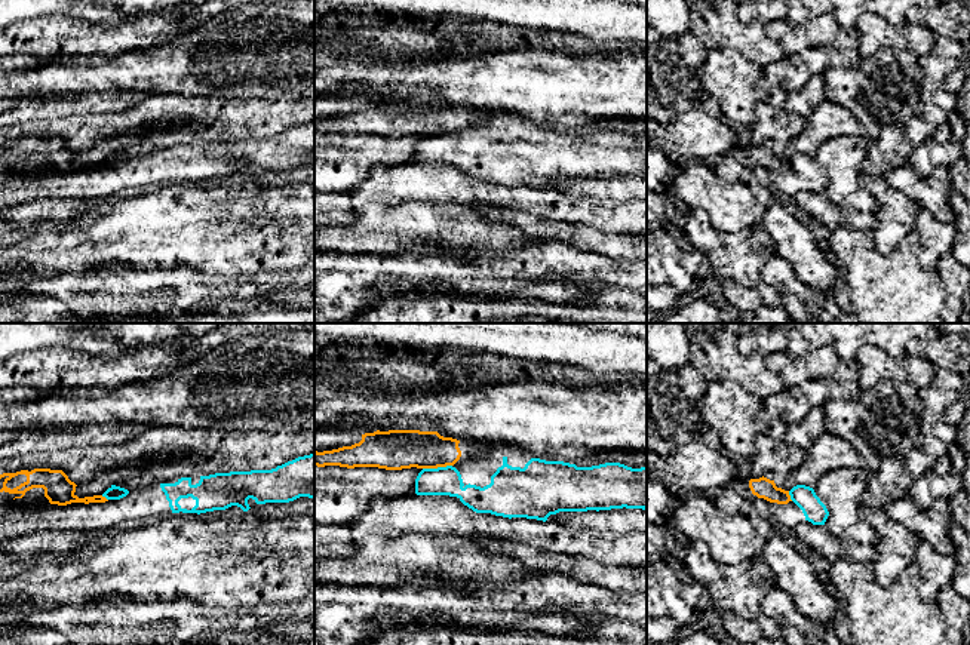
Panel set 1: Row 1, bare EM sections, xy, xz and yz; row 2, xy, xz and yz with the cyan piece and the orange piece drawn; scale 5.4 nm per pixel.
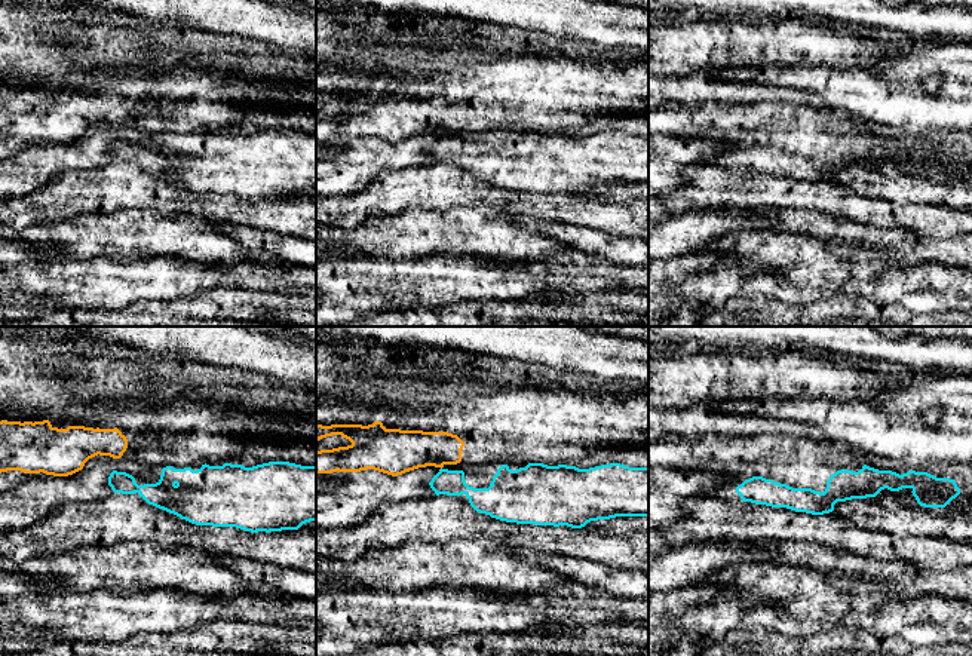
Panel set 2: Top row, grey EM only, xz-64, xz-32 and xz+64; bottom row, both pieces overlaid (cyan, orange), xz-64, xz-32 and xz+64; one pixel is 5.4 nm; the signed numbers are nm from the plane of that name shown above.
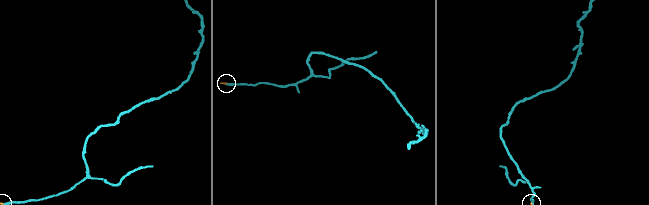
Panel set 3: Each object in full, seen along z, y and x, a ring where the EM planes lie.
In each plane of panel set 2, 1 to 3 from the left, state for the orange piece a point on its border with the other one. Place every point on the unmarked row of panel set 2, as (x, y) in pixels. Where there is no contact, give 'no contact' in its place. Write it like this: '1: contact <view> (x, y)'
1: no contact
2: no contact
3: no contact

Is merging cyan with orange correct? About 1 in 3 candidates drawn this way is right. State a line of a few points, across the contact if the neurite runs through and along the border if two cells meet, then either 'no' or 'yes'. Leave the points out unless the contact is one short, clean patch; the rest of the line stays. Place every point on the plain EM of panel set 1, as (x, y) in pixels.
line xz (451, 132), (423, 137); no

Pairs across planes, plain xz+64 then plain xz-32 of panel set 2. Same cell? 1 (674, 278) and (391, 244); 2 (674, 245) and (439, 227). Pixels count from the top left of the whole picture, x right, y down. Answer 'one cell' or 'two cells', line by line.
1: two cells
2: one cell

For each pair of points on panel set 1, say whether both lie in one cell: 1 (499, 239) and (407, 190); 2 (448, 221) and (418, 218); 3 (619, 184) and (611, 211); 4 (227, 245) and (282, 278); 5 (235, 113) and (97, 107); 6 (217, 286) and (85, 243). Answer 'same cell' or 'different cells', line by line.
1: different cells
2: same cell
3: different cells
4: different cells
5: different cells
6: different cells

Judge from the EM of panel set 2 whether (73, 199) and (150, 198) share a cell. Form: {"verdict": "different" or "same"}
{"verdict": "same"}

